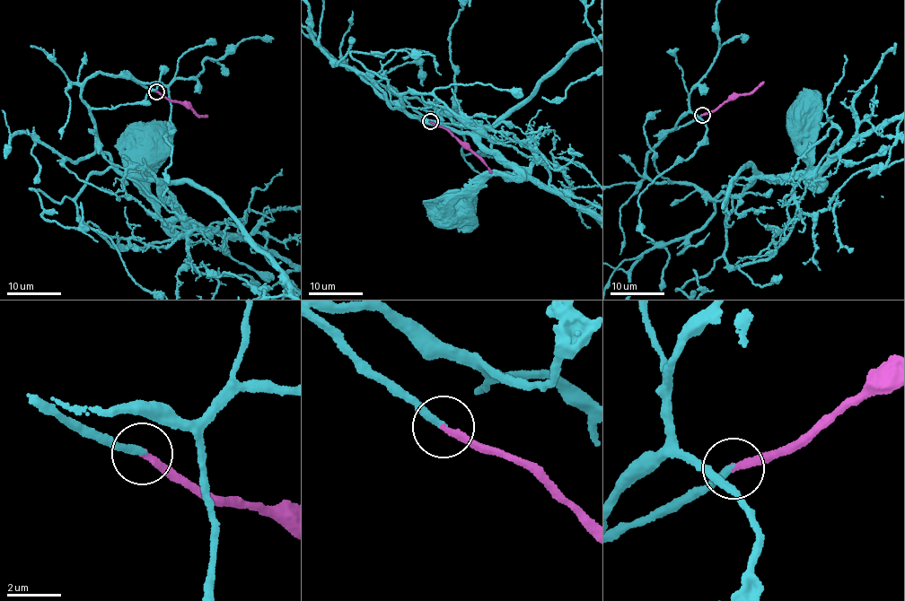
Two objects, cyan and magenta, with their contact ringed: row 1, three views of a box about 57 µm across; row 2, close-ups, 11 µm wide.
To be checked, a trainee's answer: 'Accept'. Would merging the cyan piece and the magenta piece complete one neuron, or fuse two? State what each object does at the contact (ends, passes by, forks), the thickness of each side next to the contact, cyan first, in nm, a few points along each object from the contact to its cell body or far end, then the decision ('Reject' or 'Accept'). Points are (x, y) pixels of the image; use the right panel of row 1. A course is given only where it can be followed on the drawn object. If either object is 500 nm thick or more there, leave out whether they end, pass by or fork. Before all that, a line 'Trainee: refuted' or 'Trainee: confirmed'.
Trainee: confirmed
At the ring cyan ends. At the ring magenta ends. Thickness 240 nm (cyan) against 220 nm. Course of cyan: (701, 115), (669, 132), (645, 169), (712, 197), (800, 170), (810, 183), (804, 123). Course of magenta: (701, 115), (729, 99), (751, 92), (763, 81). Accept

